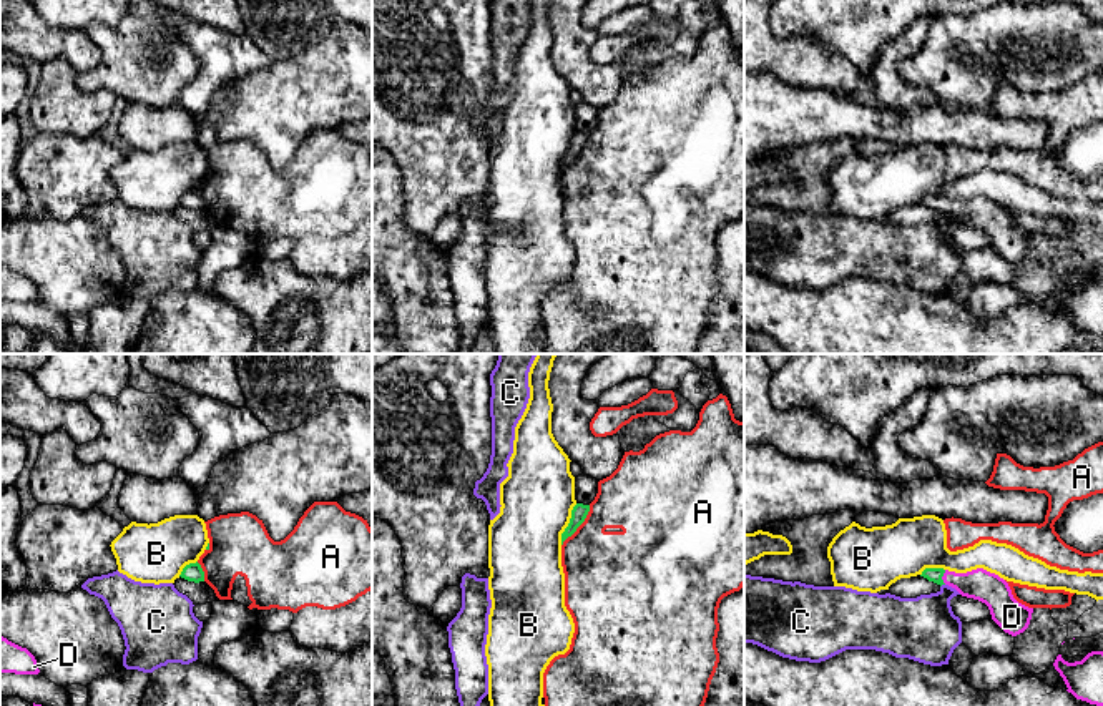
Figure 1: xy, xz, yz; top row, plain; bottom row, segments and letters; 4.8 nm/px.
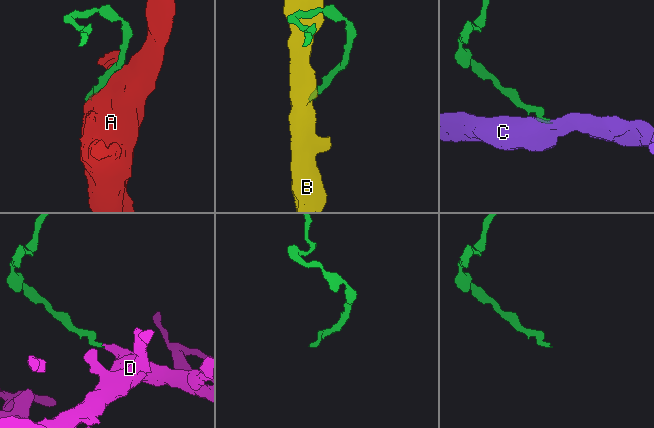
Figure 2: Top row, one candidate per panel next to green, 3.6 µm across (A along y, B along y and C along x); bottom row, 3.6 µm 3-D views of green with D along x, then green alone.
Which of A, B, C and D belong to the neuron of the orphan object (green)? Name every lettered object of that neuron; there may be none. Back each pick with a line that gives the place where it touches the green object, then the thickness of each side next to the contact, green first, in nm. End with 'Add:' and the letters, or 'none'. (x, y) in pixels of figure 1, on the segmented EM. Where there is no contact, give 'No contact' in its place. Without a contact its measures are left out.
D: Touches green at yz (942, 575). Thickness 70 nm (green) against 150 nm
Add: D

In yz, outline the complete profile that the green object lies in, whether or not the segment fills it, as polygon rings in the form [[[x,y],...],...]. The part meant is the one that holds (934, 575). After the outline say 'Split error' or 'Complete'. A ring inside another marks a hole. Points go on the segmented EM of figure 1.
[[[925,568],[924,578],[937,585],[949,585],[962,596],[978,600],[990,610],[992,620],[1008,635],[1023,633],[1032,620],[1033,608],[1018,603],[1008,583],[995,573],[977,568],[967,573],[955,573],[944,568]]]. Split error

